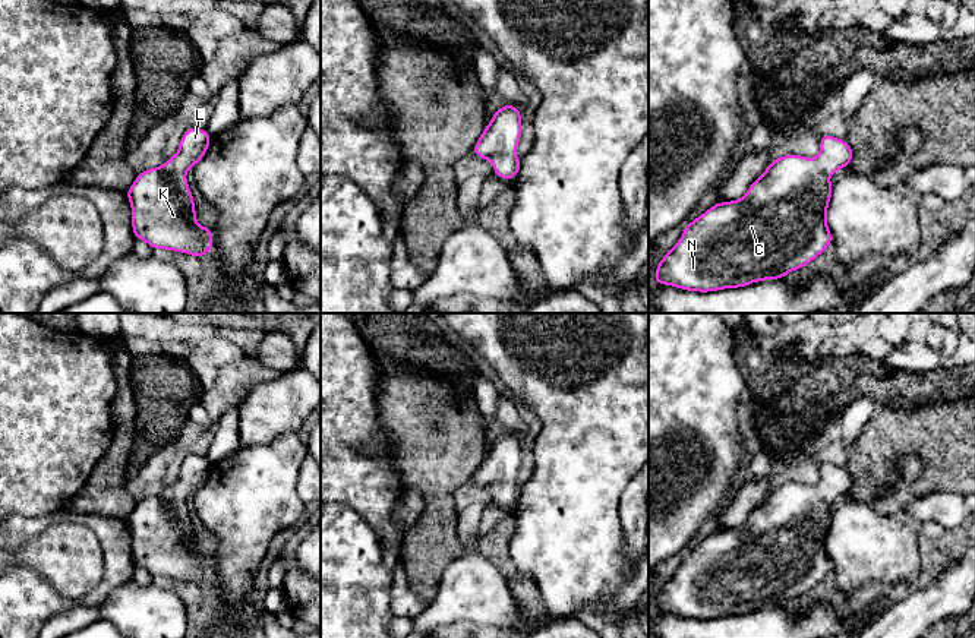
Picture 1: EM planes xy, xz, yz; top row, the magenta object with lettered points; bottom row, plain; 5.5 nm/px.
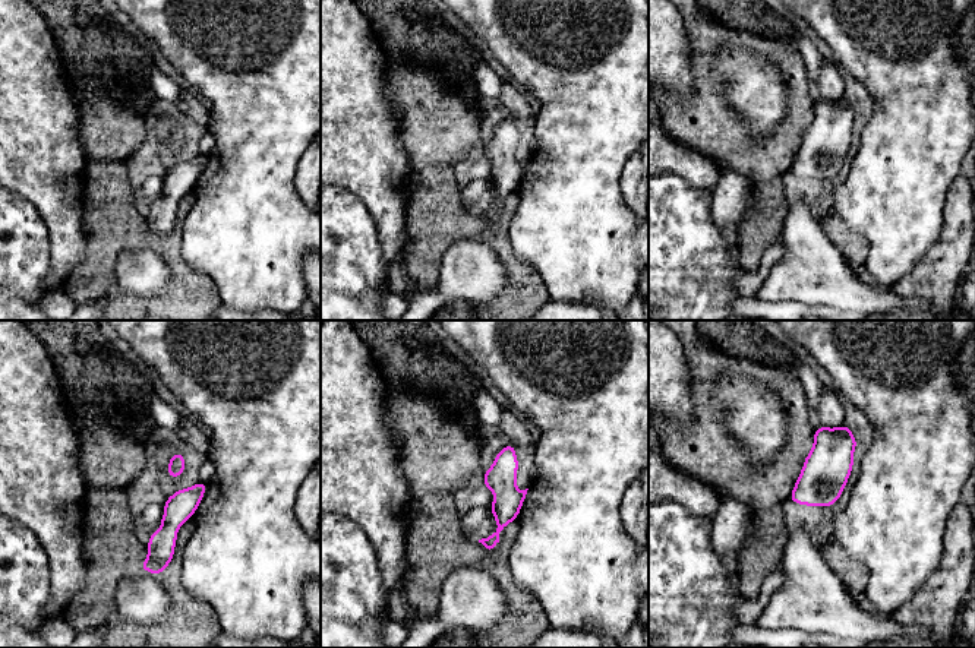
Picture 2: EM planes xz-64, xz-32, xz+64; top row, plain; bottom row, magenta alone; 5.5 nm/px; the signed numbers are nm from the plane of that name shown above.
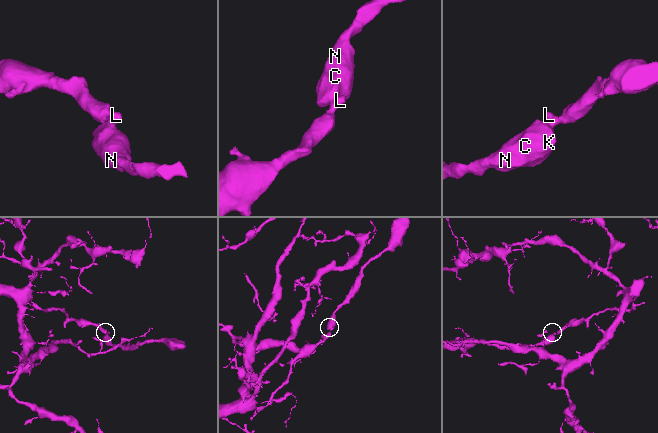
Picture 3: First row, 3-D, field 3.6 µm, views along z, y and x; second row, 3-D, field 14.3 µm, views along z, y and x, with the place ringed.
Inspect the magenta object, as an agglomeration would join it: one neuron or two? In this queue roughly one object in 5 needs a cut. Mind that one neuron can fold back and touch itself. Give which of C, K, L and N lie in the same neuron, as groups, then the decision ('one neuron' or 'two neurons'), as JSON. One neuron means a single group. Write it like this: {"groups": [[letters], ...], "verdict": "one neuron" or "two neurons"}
{"groups": [["C", "K", "L", "N"]], "verdict": "one neuron"}

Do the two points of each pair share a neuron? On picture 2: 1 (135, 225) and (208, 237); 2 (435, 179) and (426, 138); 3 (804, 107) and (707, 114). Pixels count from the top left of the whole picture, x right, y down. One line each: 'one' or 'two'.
1: two
2: two
3: one

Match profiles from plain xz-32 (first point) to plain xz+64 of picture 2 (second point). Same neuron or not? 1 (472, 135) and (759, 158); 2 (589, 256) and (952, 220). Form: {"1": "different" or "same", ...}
{"1": "same", "2": "different"}

